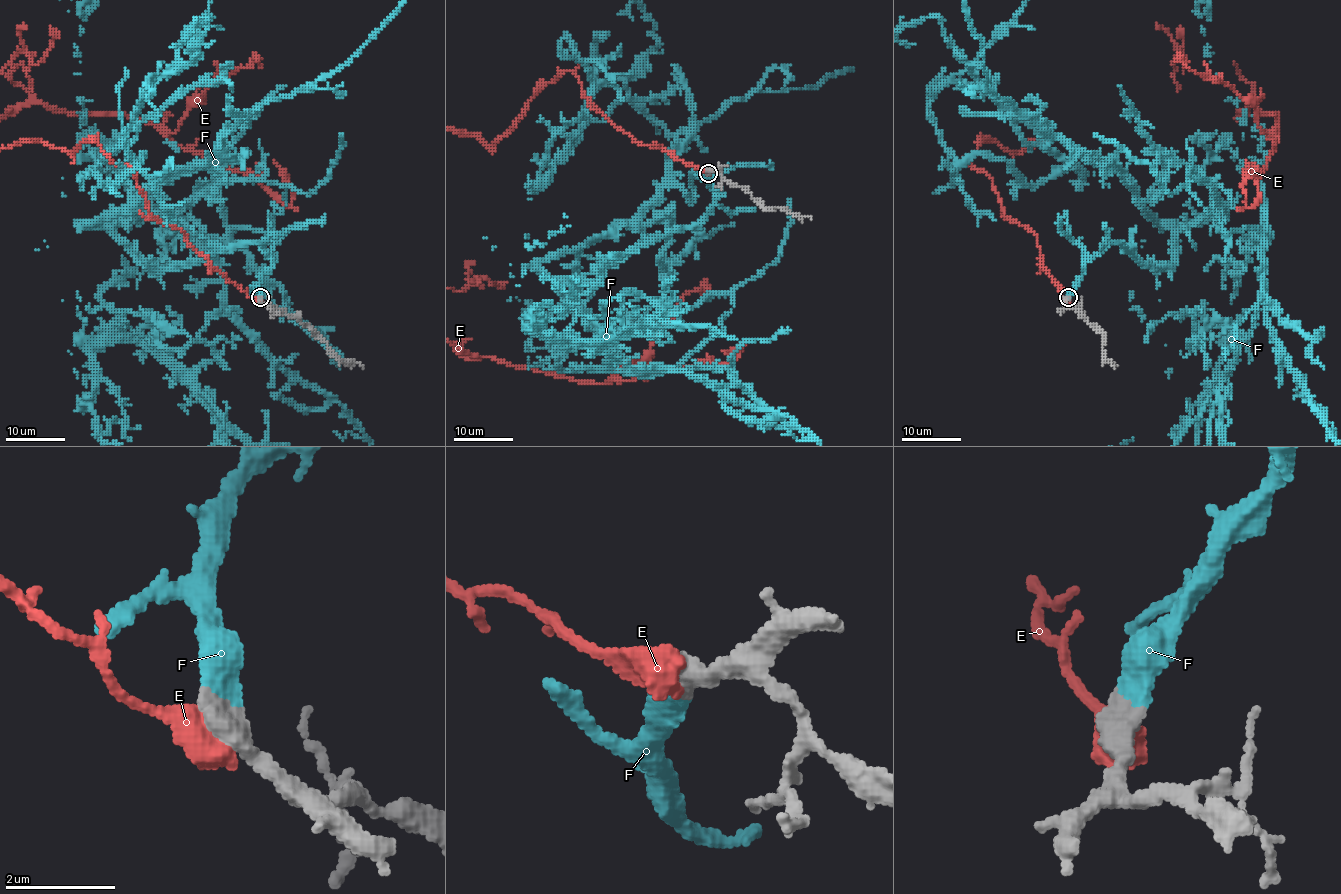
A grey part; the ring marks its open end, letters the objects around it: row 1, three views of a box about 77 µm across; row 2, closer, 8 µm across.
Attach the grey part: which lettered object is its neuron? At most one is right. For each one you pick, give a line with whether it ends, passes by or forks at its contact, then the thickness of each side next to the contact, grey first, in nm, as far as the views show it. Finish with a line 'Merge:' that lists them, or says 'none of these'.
F: it ends; calibres 550 and 480 nm
Merge: F

